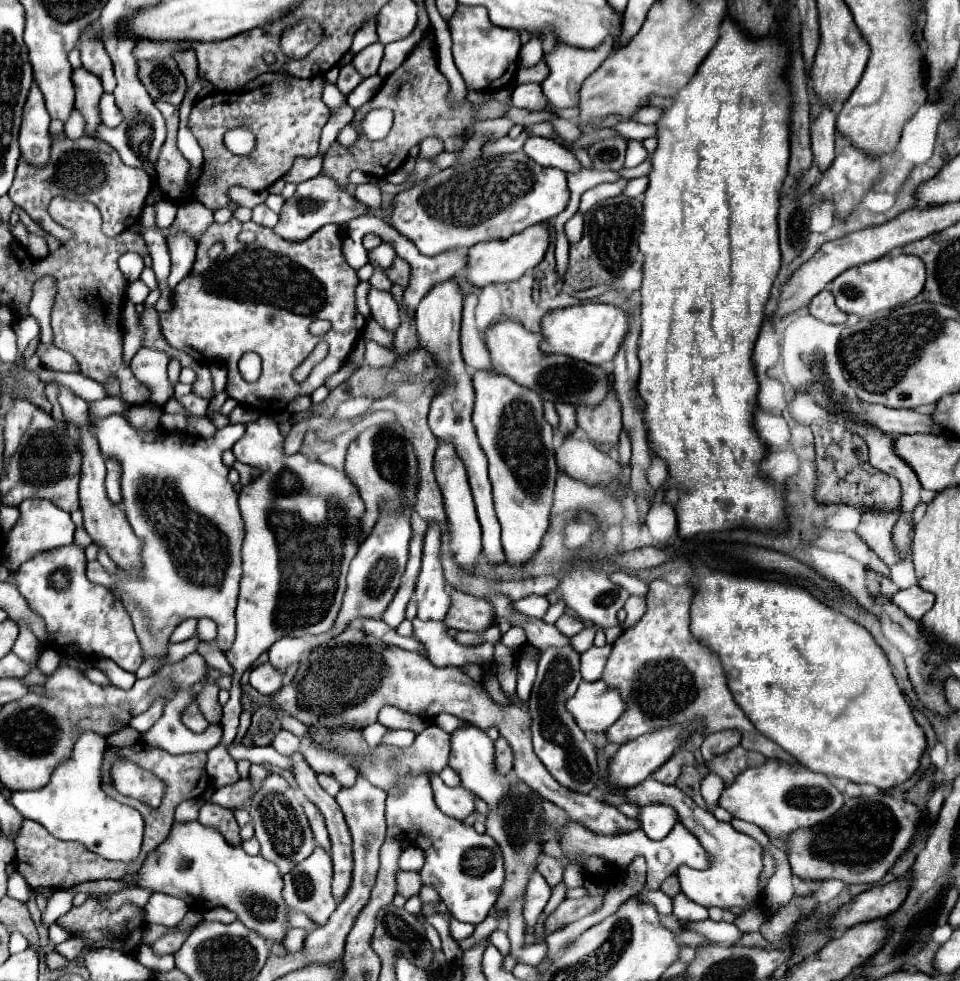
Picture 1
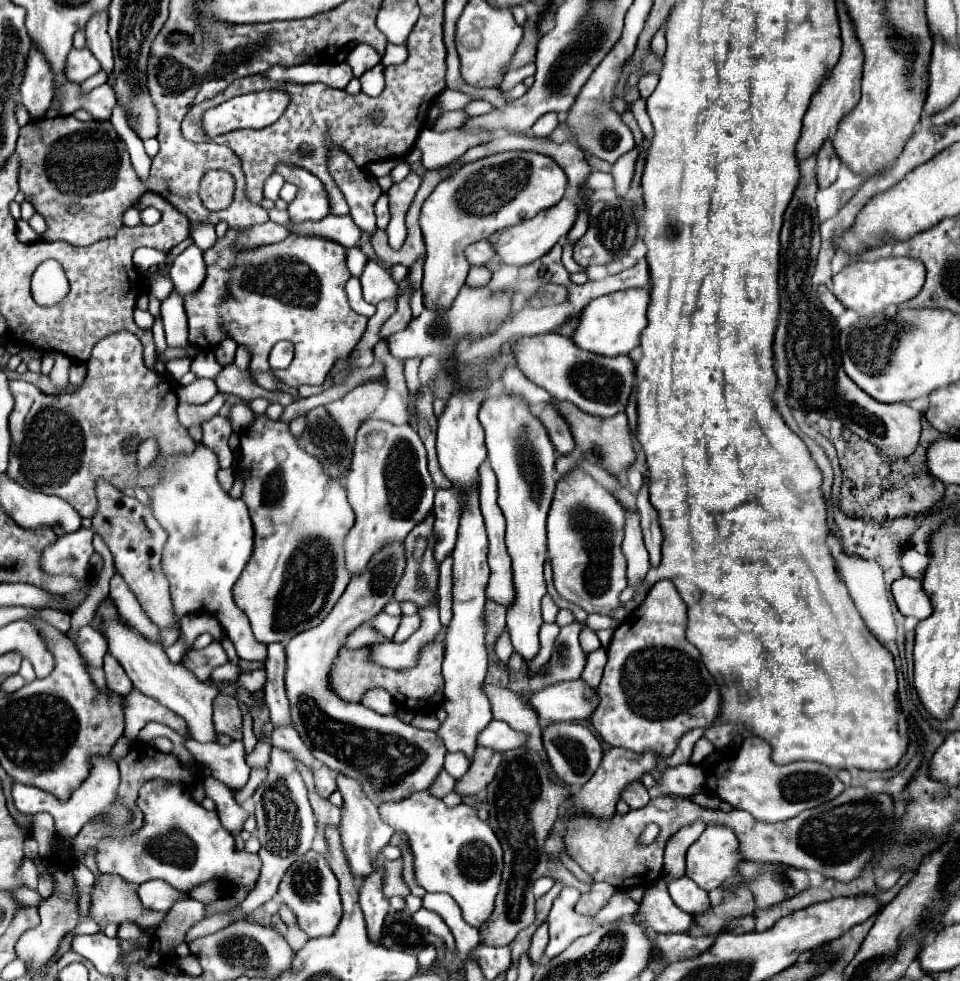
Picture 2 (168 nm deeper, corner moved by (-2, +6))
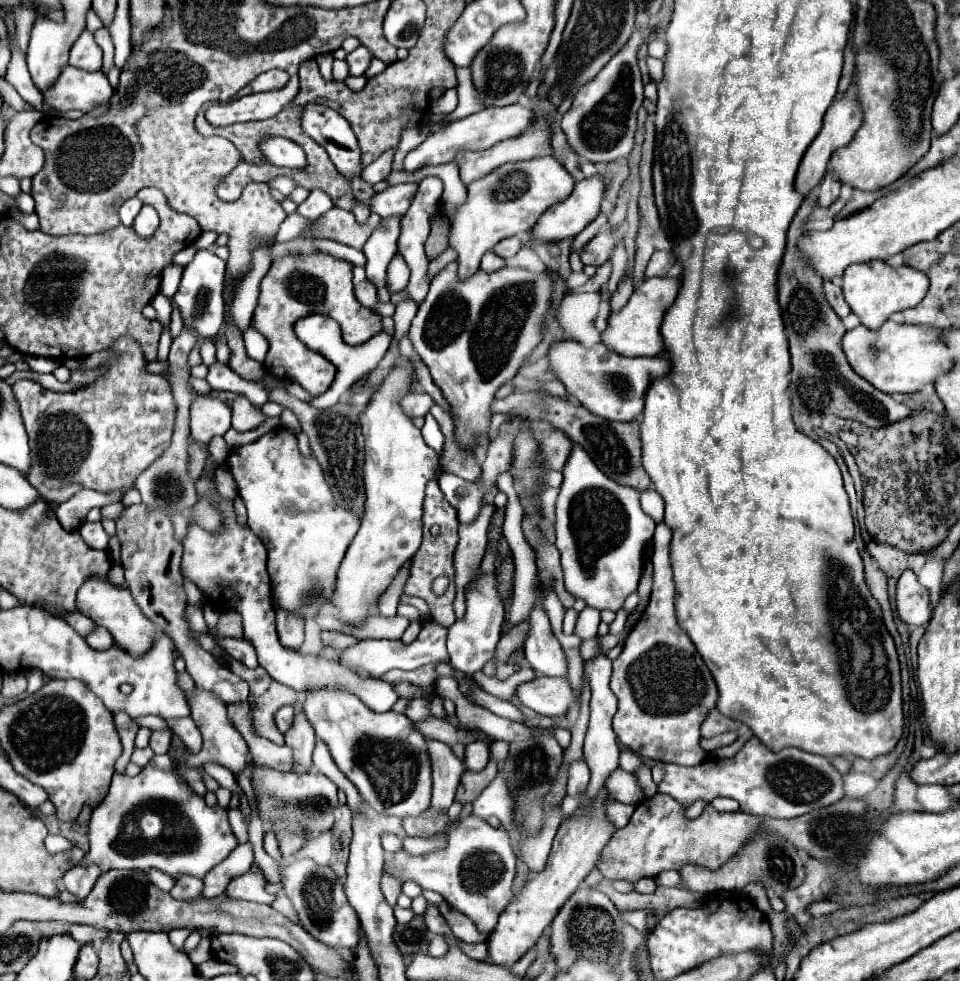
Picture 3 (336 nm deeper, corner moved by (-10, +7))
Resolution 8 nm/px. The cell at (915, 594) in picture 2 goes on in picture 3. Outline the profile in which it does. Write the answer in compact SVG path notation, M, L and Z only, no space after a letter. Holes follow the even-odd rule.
M907 569L897 581L895 605L901 621L909 627L923 627L931 619L929 591L917 581L917 575Z

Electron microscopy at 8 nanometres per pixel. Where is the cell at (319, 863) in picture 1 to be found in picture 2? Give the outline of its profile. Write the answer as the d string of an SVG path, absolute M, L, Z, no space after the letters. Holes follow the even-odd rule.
M309 850L303 858L299 858L285 872L285 876L279 884L279 896L295 912L299 928L309 938L331 934L341 920L343 910L341 910L341 900L339 900L339 892L337 892L337 878L331 872L331 868L327 866L325 856L321 856L313 850Z

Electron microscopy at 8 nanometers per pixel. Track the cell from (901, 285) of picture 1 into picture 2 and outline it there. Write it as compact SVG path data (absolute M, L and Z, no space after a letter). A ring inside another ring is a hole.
M879 258L879 260L861 260L847 264L839 274L833 276L831 292L839 298L845 308L855 310L859 316L881 314L889 304L901 304L919 294L925 282L925 266L915 258Z

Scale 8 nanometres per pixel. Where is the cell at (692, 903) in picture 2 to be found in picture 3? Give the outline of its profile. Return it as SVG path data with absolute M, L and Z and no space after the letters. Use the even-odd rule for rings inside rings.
M665 871L665 873L659 873L659 877L655 877L655 883L657 883L657 885L665 885L665 887L675 887L675 885L681 883L679 871Z

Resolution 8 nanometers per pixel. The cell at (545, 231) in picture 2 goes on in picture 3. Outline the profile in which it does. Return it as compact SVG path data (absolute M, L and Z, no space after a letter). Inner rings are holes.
M597 173L593 177L587 177L587 179L579 181L579 183L575 183L573 193L565 201L551 205L551 209L547 209L539 217L537 225L531 231L533 237L543 239L543 241L559 241L559 239L565 239L565 237L579 235L599 215L601 201L605 199L605 191L607 191L607 181L605 181L605 177L601 173Z

